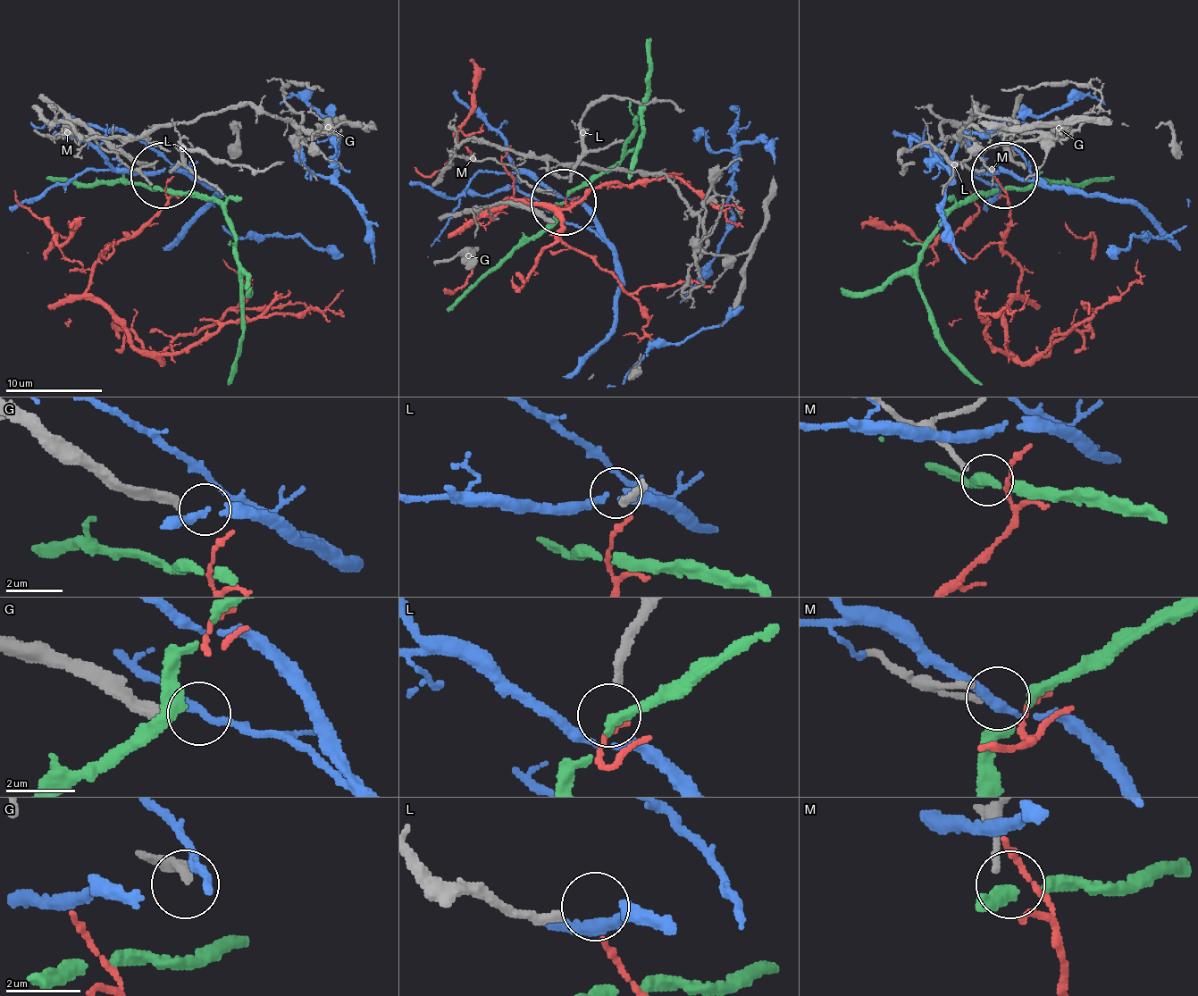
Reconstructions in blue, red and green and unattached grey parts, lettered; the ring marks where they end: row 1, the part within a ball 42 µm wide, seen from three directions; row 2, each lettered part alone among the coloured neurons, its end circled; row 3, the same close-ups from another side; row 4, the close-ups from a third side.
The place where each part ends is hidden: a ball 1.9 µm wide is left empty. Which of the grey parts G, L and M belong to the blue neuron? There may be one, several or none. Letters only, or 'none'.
L

